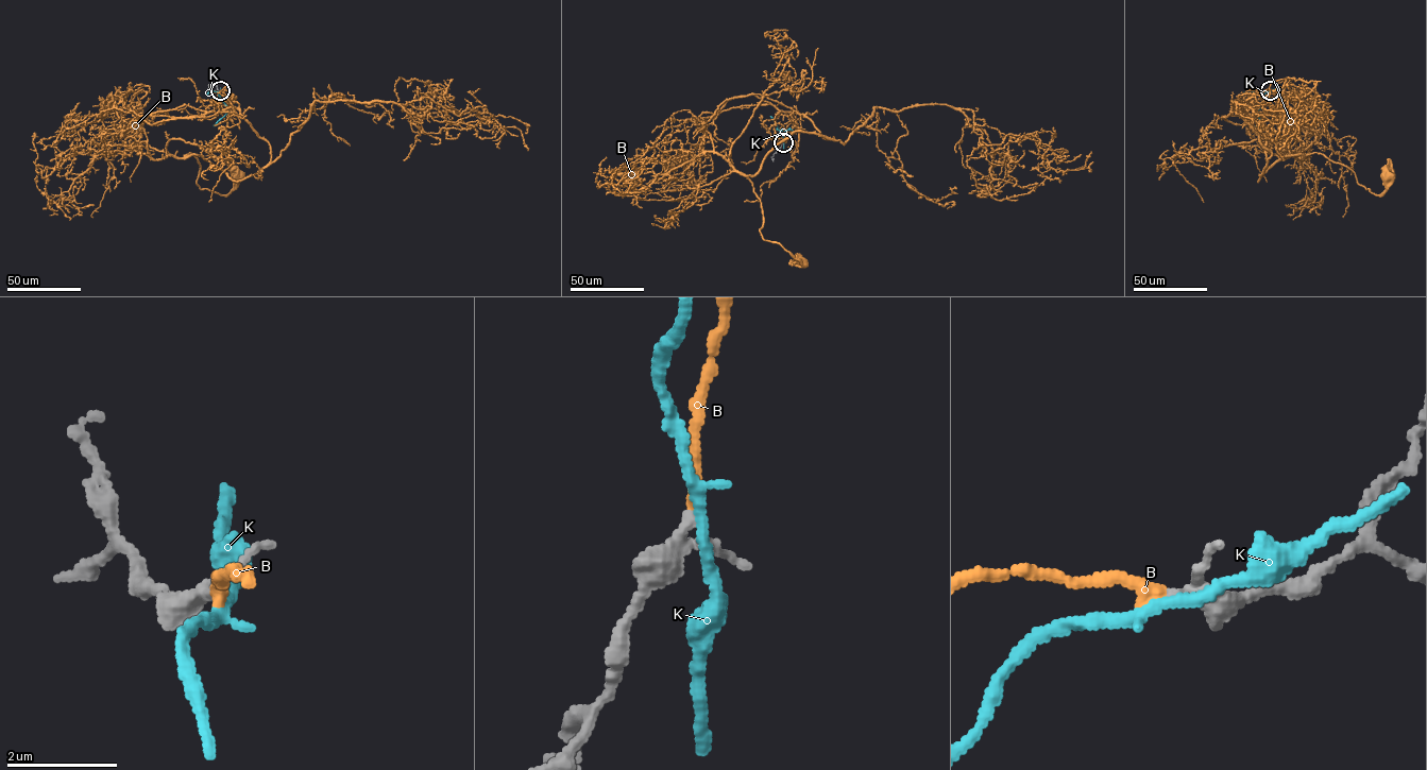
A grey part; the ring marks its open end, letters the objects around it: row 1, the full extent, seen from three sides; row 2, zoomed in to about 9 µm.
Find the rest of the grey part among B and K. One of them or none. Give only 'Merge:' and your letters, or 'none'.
Merge: B

